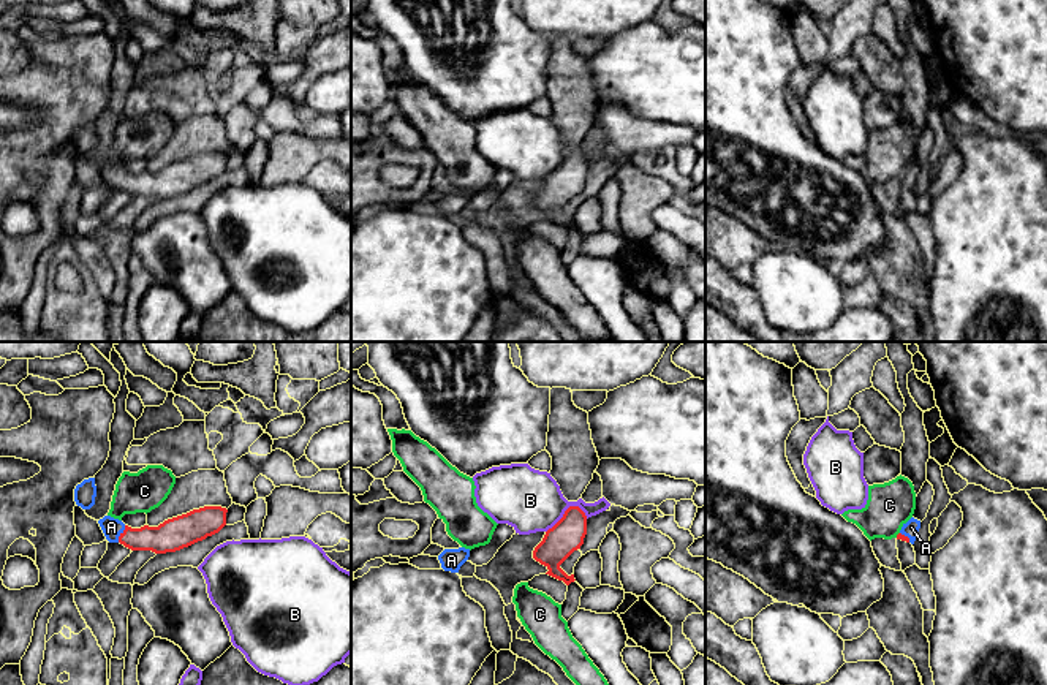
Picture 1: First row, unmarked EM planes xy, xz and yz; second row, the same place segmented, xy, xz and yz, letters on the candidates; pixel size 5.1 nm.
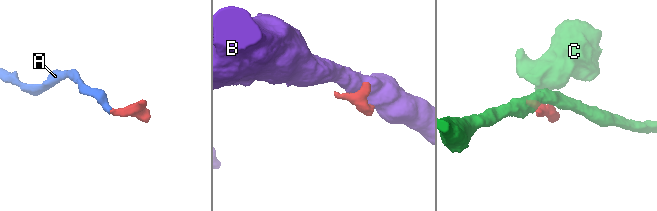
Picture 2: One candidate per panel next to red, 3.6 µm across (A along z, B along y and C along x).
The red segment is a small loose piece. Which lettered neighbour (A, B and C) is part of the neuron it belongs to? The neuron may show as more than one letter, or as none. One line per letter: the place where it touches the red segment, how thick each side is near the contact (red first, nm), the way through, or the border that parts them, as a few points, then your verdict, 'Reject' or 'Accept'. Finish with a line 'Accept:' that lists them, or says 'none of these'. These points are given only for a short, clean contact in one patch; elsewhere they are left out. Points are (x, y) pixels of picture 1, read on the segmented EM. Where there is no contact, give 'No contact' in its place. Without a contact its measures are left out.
A: Touches red at xy (122, 533). Thickness 160 nm (red) against 100 nm. Path across: xy (171, 535), (122, 533), (111, 527). Accept
B: Touches red at xz (565, 511). Thickness 170 nm (red) against 320 nm. Reject
C: Touches red at yz (897, 535). Thickness 30 nm (red) against 240 nm. Boundary: yz (899, 532), (895, 537). Reject
Accept: A

